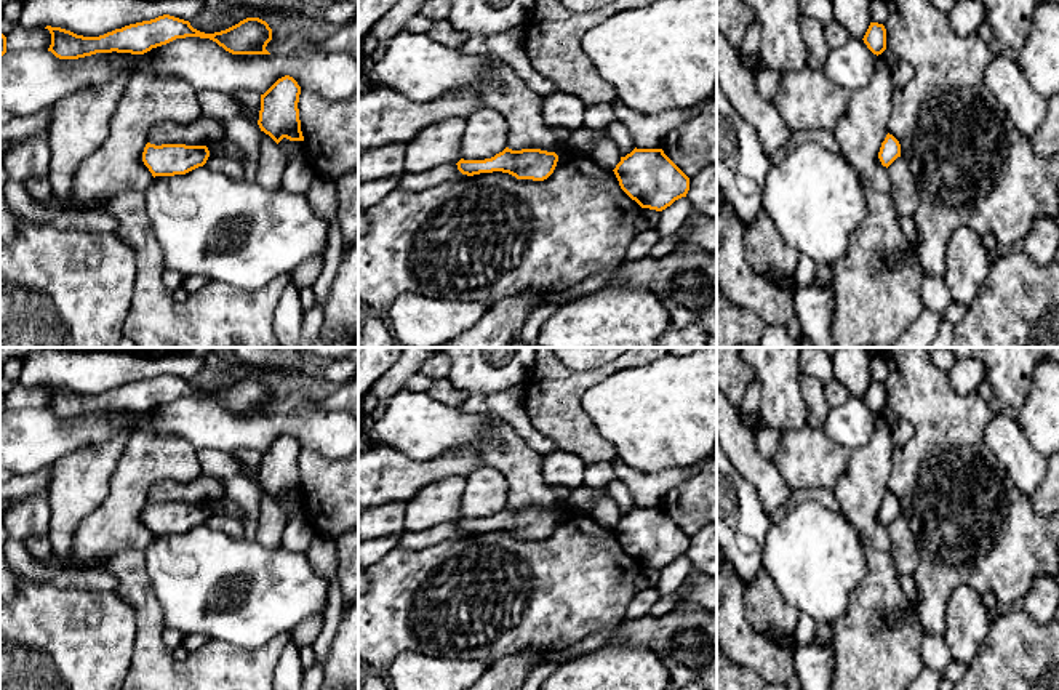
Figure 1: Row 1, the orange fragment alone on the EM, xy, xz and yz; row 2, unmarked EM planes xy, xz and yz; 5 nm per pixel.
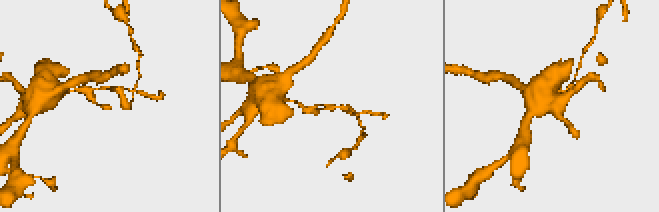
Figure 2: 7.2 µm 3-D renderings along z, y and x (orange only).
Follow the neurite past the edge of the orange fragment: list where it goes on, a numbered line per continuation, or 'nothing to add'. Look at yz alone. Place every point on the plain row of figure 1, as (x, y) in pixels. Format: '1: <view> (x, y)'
nothing to add

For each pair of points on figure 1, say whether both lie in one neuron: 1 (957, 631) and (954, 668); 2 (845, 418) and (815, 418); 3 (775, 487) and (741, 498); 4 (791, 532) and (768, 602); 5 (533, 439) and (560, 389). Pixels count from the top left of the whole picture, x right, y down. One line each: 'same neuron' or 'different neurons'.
1: different neurons
2: different neurons
3: different neurons
4: different neurons
5: different neurons

